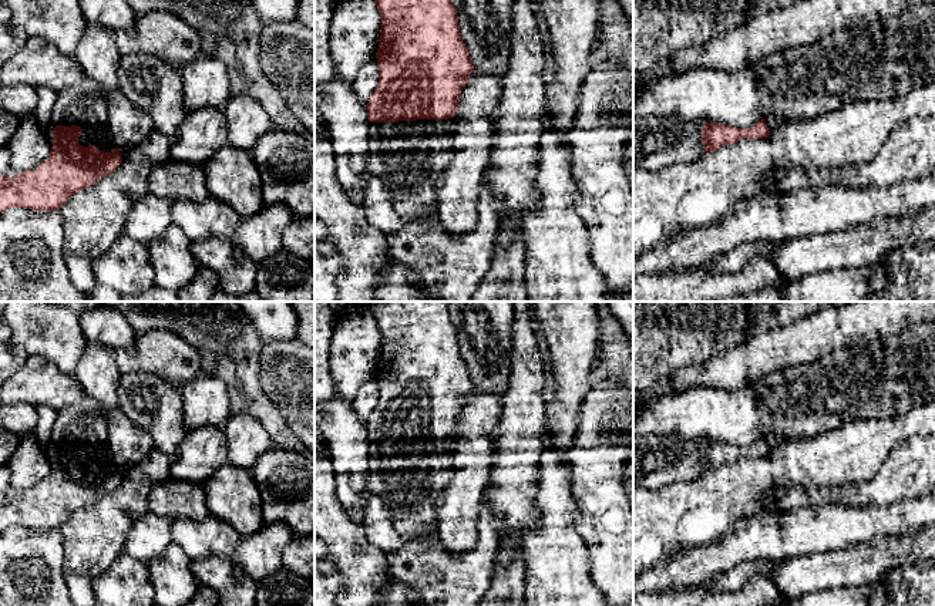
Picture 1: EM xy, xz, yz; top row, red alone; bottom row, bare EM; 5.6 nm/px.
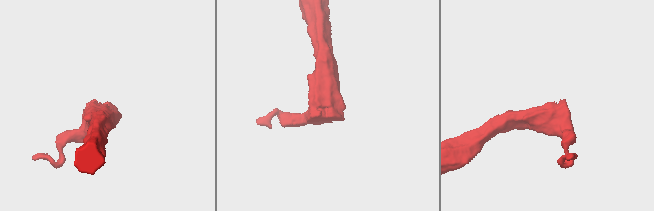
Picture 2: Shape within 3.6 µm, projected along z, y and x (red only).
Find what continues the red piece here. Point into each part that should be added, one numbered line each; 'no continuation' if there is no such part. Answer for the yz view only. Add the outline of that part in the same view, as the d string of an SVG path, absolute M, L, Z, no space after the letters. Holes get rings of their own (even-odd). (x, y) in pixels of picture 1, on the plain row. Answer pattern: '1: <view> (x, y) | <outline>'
1: yz (773, 443) | M764 437L767 447L770 448L770 451L778 448L784 441L778 437Z

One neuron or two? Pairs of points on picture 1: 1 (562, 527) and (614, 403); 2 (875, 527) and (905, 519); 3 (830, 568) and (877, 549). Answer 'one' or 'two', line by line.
1: two
2: one
3: one

